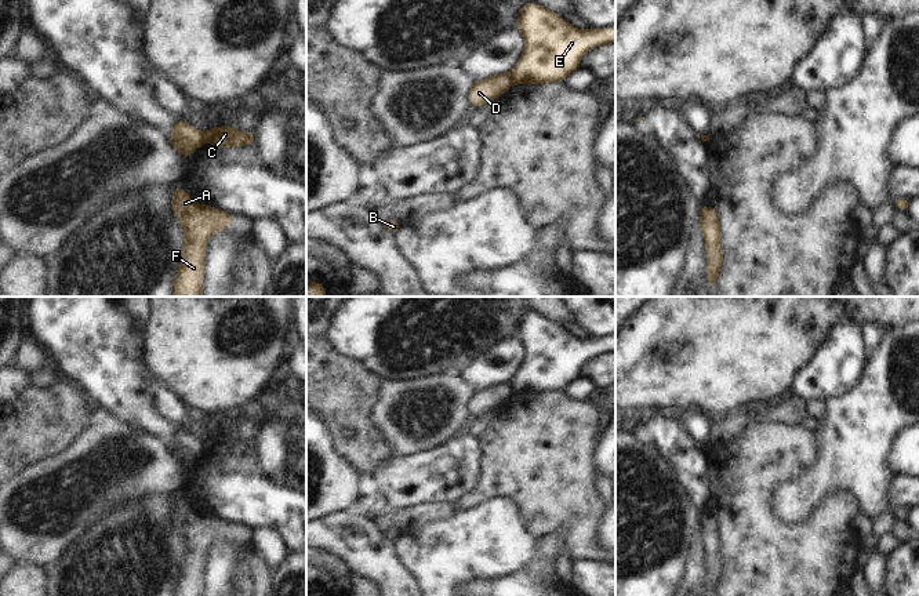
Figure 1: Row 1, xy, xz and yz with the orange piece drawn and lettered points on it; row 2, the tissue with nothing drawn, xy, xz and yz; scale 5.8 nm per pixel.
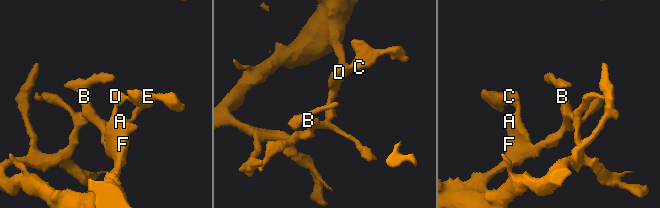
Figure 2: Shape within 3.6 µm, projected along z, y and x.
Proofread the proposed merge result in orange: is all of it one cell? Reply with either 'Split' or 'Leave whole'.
Split

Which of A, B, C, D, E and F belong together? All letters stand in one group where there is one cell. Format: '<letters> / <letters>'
A B D F / C E

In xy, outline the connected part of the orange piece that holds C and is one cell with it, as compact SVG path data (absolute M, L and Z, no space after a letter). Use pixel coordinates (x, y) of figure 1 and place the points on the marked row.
M229 126L210 128L204 132L204 142L213 142L215 146L224 149L226 146L243 146L246 143L255 143L253 131L240 132Z

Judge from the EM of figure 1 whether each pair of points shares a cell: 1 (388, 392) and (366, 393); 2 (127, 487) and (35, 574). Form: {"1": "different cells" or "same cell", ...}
{"1": "different cells", "2": "different cells"}

